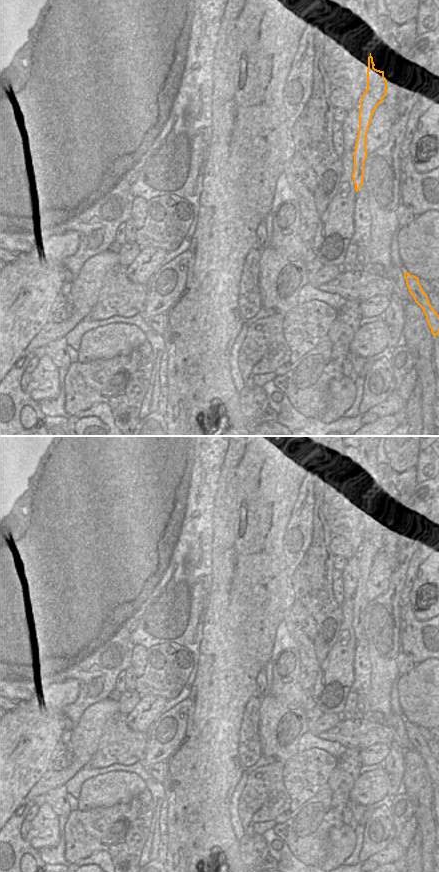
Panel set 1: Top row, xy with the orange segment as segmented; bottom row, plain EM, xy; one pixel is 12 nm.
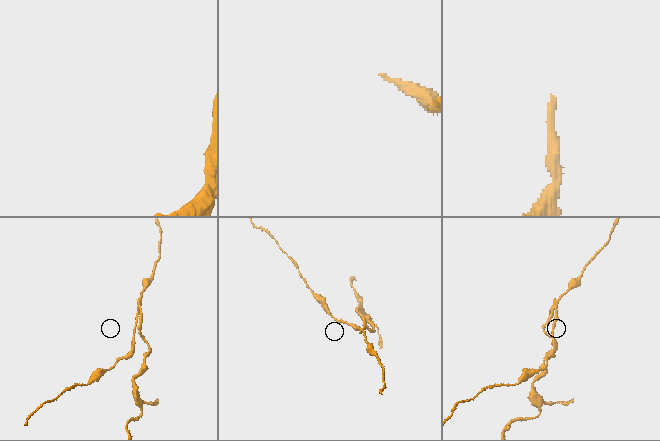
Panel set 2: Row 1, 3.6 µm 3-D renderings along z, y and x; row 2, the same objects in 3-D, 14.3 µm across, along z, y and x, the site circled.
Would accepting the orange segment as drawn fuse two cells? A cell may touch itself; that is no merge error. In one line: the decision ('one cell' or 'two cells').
two cells

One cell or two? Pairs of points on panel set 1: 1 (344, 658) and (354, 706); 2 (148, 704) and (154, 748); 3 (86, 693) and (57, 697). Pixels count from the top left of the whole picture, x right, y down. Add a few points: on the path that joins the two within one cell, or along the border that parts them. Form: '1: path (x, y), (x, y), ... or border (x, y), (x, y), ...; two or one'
1: border (354, 664), (354, 680), (343, 709); two
2: border (162, 714), (150, 724); two
3: border (73, 678), (79, 695), (65, 713); two

